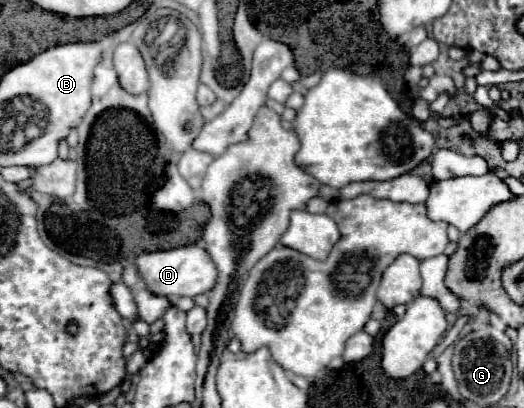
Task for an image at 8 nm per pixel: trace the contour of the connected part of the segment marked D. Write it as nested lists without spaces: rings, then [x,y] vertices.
[[[181,246],[173,250],[163,250],[163,252],[145,252],[135,258],[137,274],[145,282],[145,286],[157,294],[157,296],[197,296],[203,292],[209,292],[215,284],[217,278],[217,268],[209,254],[199,246]]]

